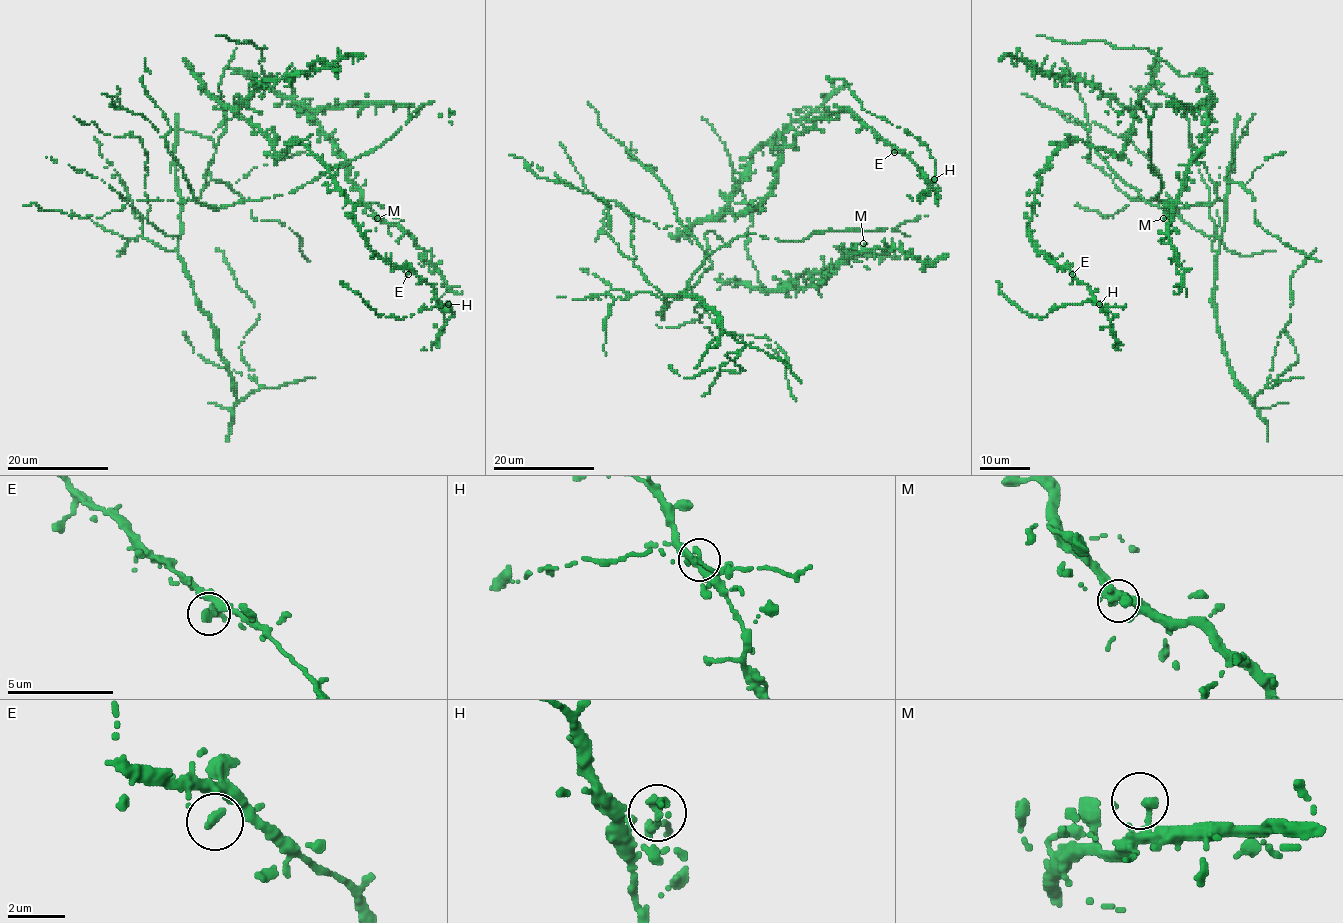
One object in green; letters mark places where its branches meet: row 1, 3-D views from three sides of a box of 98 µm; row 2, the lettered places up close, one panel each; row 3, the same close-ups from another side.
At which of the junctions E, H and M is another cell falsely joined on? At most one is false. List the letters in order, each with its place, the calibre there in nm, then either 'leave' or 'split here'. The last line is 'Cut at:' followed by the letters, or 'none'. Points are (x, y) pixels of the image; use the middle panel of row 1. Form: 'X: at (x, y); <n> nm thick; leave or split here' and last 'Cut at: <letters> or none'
E: at (894, 152); 360 nm thick; leave
H: at (934, 179); 320 nm thick; split here
M: at (863, 243); 320 nm thick; leave
Cut at: H

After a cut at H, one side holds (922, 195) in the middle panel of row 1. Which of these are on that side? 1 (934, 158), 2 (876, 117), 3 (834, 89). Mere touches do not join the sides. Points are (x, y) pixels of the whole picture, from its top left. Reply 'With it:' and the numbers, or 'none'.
With it: 3

